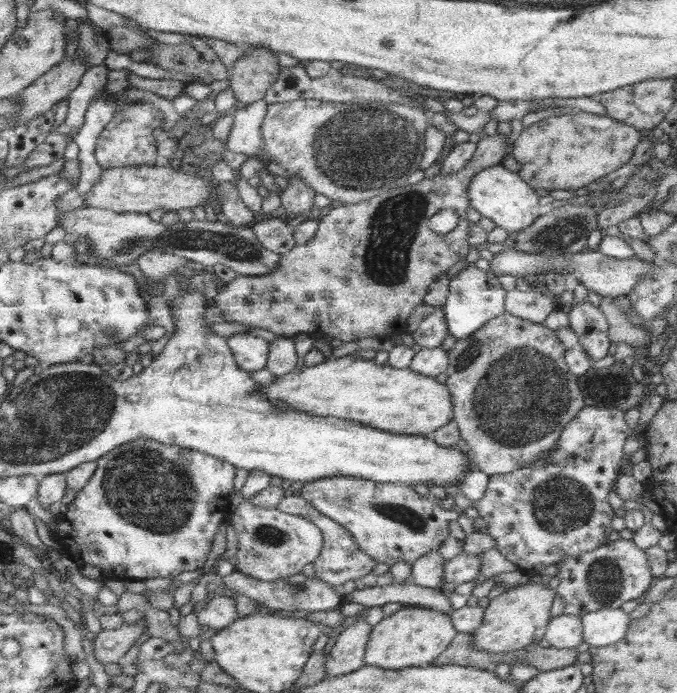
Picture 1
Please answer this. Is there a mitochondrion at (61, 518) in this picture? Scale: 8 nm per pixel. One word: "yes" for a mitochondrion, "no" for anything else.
no

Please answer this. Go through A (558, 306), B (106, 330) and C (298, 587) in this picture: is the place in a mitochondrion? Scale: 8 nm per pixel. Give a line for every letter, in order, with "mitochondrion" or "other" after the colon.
A: other
B: mitochondrion
C: mitochondrion

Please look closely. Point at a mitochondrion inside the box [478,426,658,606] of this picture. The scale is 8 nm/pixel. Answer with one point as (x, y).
(560, 505)

